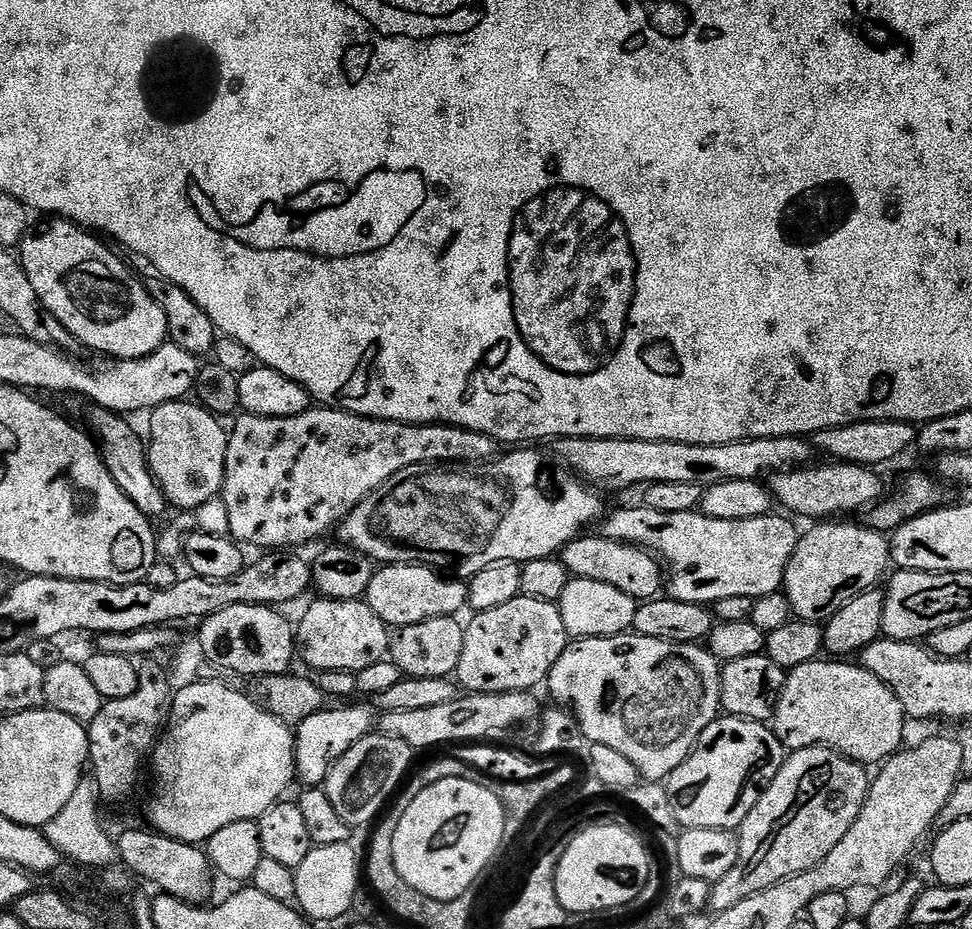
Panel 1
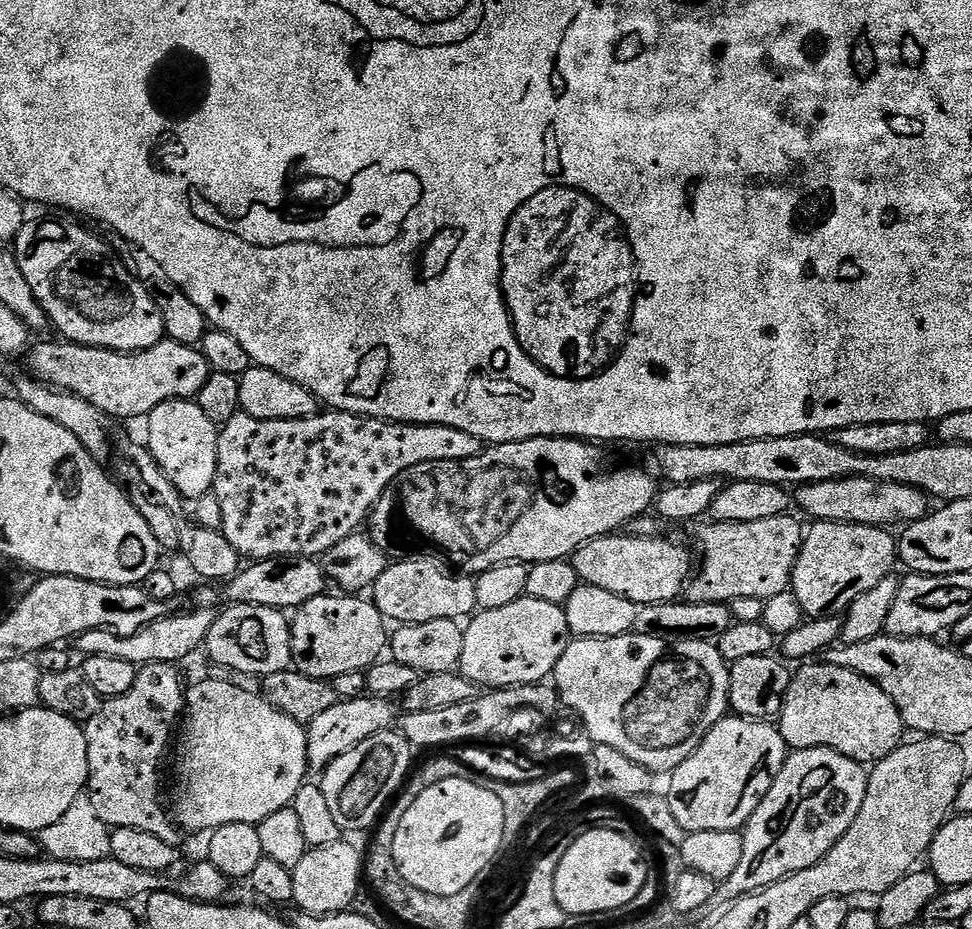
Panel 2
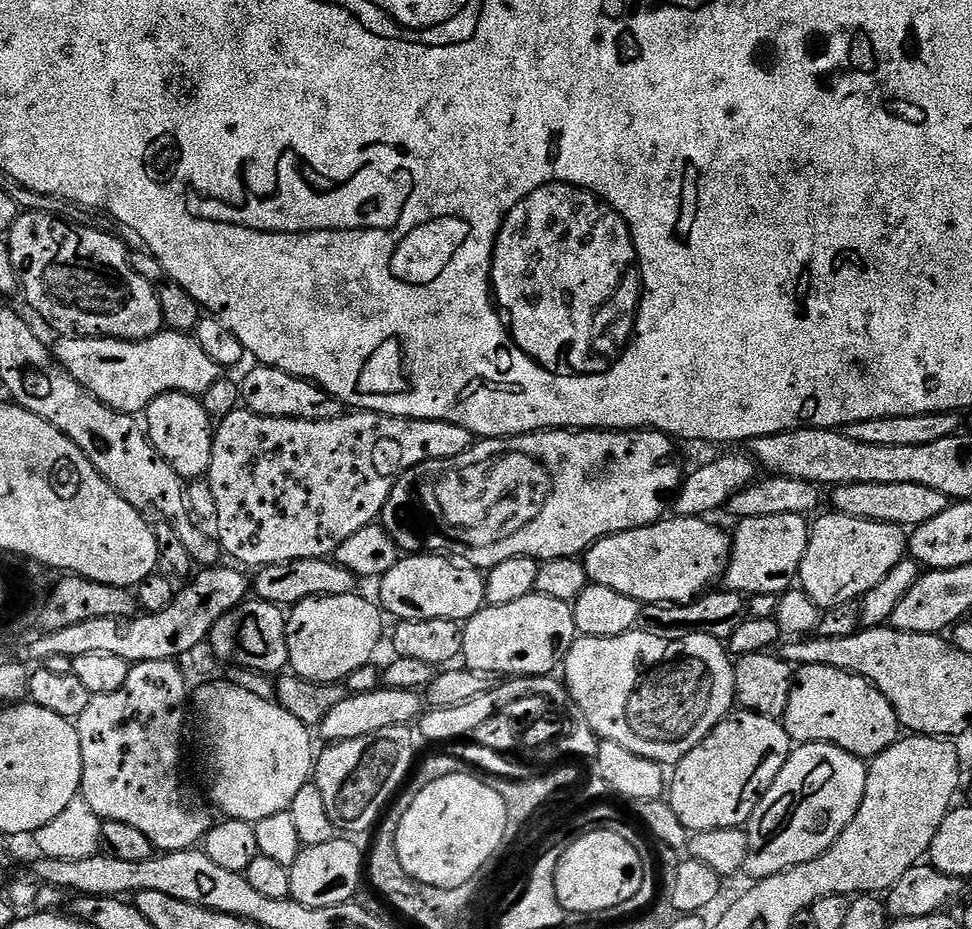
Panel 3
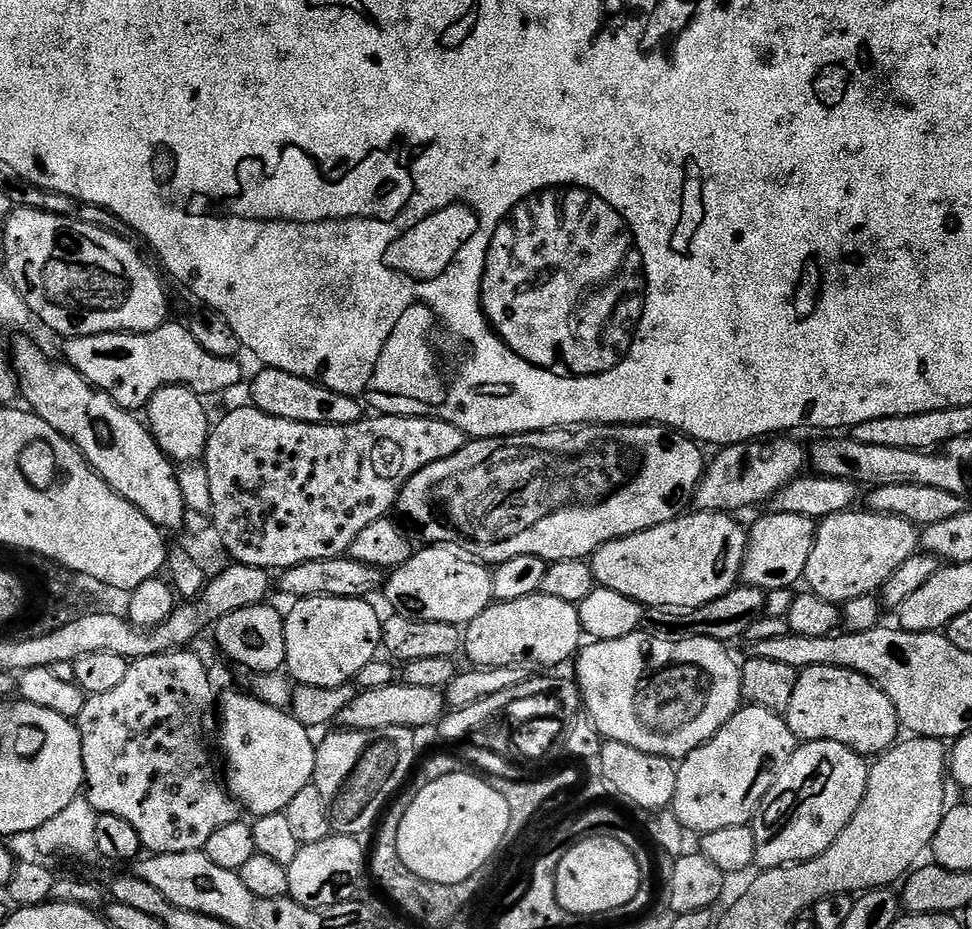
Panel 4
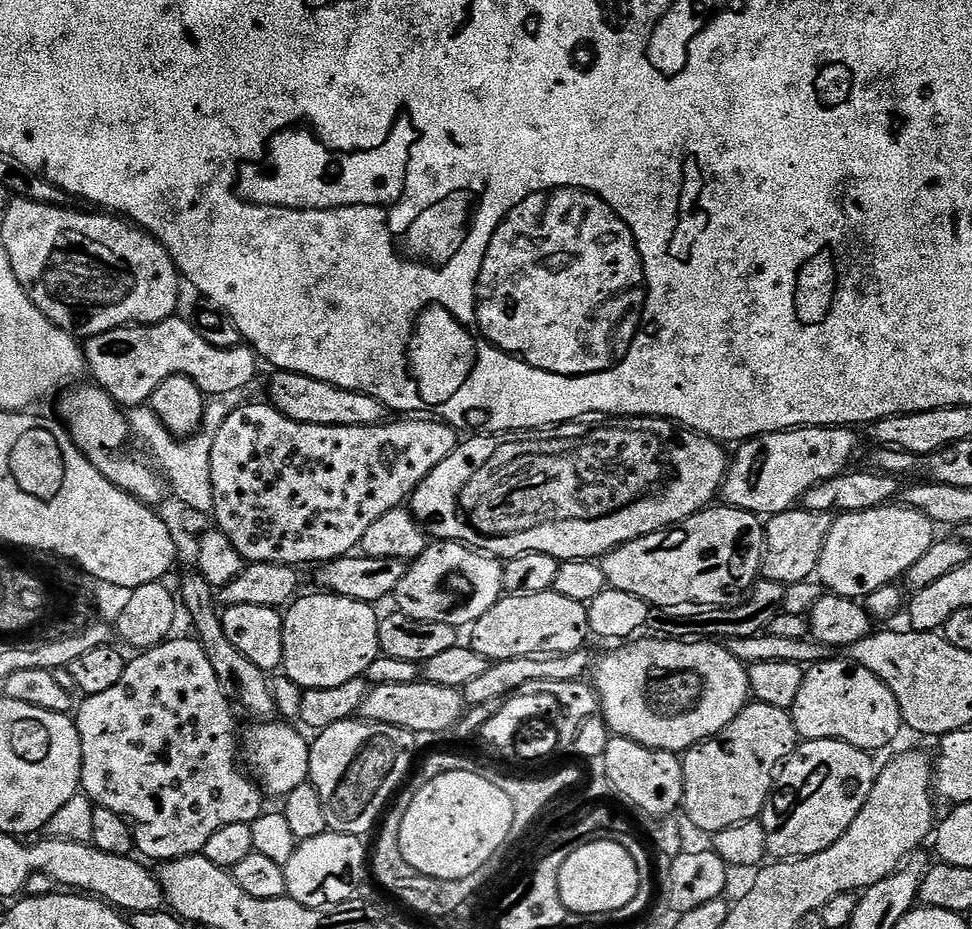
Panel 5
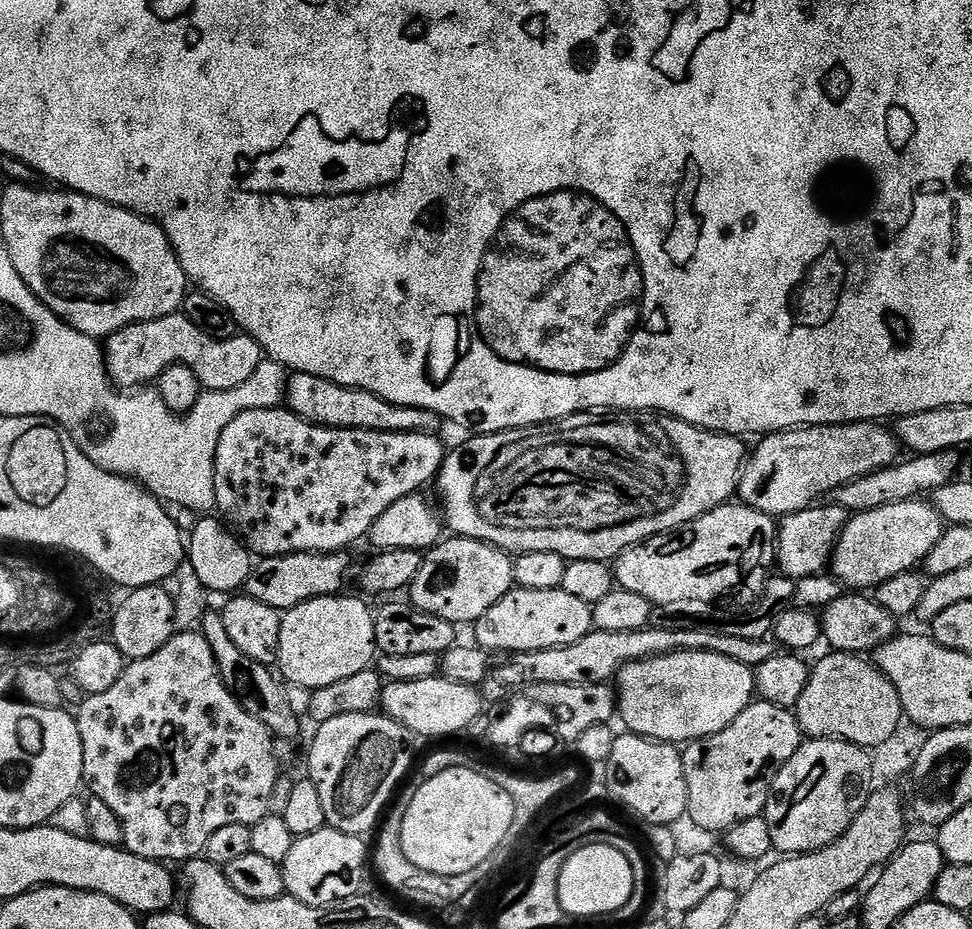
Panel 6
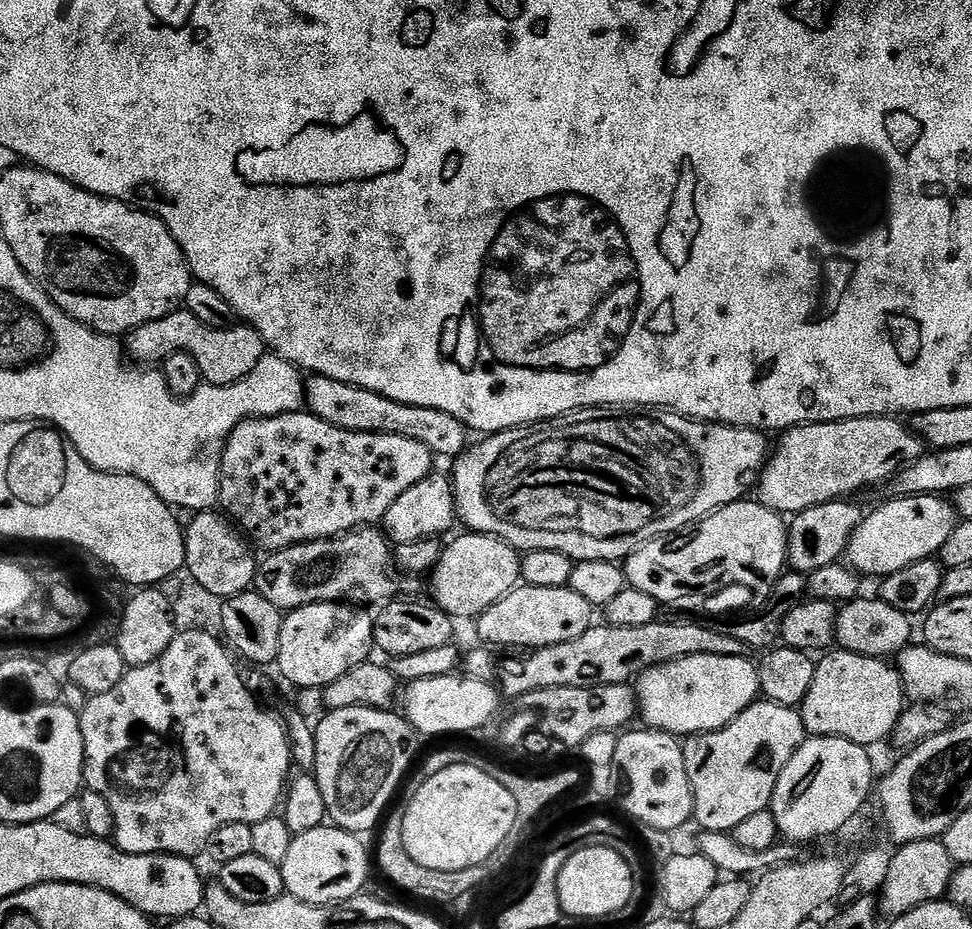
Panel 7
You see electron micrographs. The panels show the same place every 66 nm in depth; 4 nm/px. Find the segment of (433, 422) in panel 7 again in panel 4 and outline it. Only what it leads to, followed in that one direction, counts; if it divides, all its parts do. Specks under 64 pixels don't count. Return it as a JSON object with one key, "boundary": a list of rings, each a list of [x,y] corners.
{"boundary":[[[261,367],[259,371],[260,373],[252,380],[251,403],[258,410],[274,418],[286,418],[290,422],[299,424],[329,424],[330,426],[346,426],[365,419],[366,408],[361,401],[350,398],[346,394],[338,394],[325,384],[298,378],[294,374],[286,374],[286,370],[277,368]]]}

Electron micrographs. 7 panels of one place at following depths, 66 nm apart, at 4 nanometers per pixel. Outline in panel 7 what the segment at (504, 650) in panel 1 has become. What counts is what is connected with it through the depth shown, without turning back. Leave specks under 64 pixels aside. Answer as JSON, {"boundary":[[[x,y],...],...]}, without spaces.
{"boundary":[[[517,586],[507,592],[494,606],[490,606],[475,621],[476,632],[488,646],[501,644],[512,650],[535,650],[554,646],[558,642],[570,642],[593,627],[594,609],[582,594],[574,594],[570,587]]]}

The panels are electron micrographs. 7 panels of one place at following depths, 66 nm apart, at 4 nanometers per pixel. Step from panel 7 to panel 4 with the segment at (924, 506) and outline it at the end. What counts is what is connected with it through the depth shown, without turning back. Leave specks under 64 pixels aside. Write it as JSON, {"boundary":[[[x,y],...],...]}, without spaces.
{"boundary":[[[853,510],[839,512],[833,516],[819,521],[814,546],[810,550],[810,562],[806,562],[804,580],[807,591],[812,592],[818,598],[826,598],[826,602],[837,606],[843,606],[846,601],[863,596],[871,596],[879,593],[884,584],[918,550],[918,528],[901,516],[887,516],[867,510]]]}

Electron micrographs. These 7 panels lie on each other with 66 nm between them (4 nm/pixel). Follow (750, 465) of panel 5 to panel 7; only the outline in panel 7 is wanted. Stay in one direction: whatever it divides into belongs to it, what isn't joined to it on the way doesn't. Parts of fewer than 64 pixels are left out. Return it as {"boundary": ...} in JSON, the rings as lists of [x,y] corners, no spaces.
{"boundary":[[[867,416],[853,420],[839,420],[825,424],[801,424],[789,428],[779,437],[780,445],[775,445],[774,455],[765,467],[758,481],[759,503],[771,512],[795,514],[805,512],[814,506],[822,506],[831,500],[852,498],[863,488],[887,485],[896,479],[905,468],[911,467],[925,455],[926,448],[919,436],[907,423],[890,416]]]}

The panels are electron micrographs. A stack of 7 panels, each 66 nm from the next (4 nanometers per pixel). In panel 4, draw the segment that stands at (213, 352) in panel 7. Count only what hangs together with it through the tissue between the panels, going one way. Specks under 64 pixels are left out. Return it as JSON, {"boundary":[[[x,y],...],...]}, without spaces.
{"boundary":[[[166,322],[158,330],[153,332],[107,332],[106,334],[94,334],[93,336],[73,336],[65,339],[63,359],[74,370],[78,370],[78,374],[82,374],[82,378],[86,378],[88,383],[100,388],[106,394],[110,394],[110,398],[114,398],[114,402],[118,402],[118,406],[129,410],[140,410],[147,405],[149,398],[158,390],[165,388],[167,384],[182,384],[185,388],[195,392],[201,398],[209,398],[208,396],[216,396],[219,392],[228,392],[240,380],[240,360],[236,358],[218,358],[214,354],[206,354],[206,350],[202,350],[202,346],[198,346],[198,341],[194,339],[194,334],[190,334],[190,330],[183,323],[172,324]]]}

